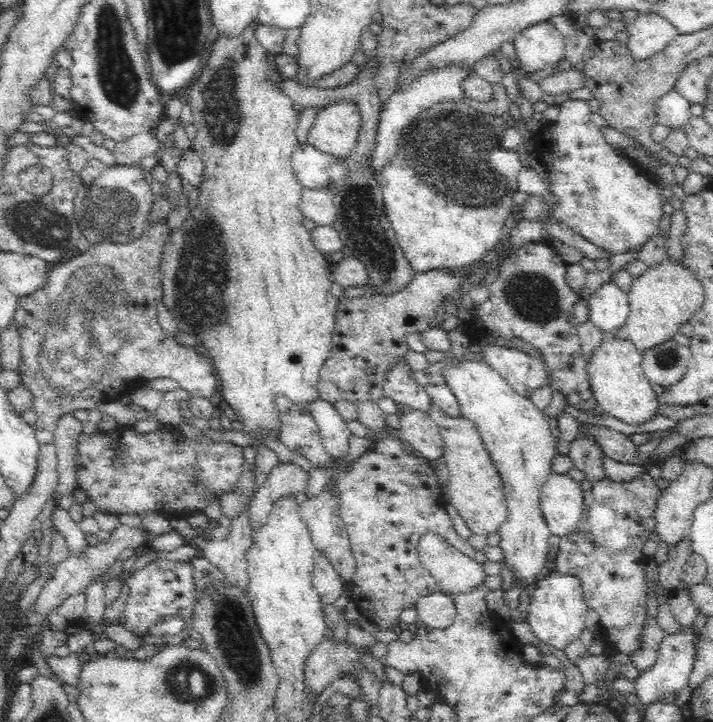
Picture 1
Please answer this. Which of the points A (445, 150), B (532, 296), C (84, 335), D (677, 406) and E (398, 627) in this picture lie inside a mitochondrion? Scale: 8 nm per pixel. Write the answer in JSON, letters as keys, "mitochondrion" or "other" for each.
{"A":"mitochondrion","B":"mitochondrion","C":"mitochondrion","D":"other","E":"other"}

